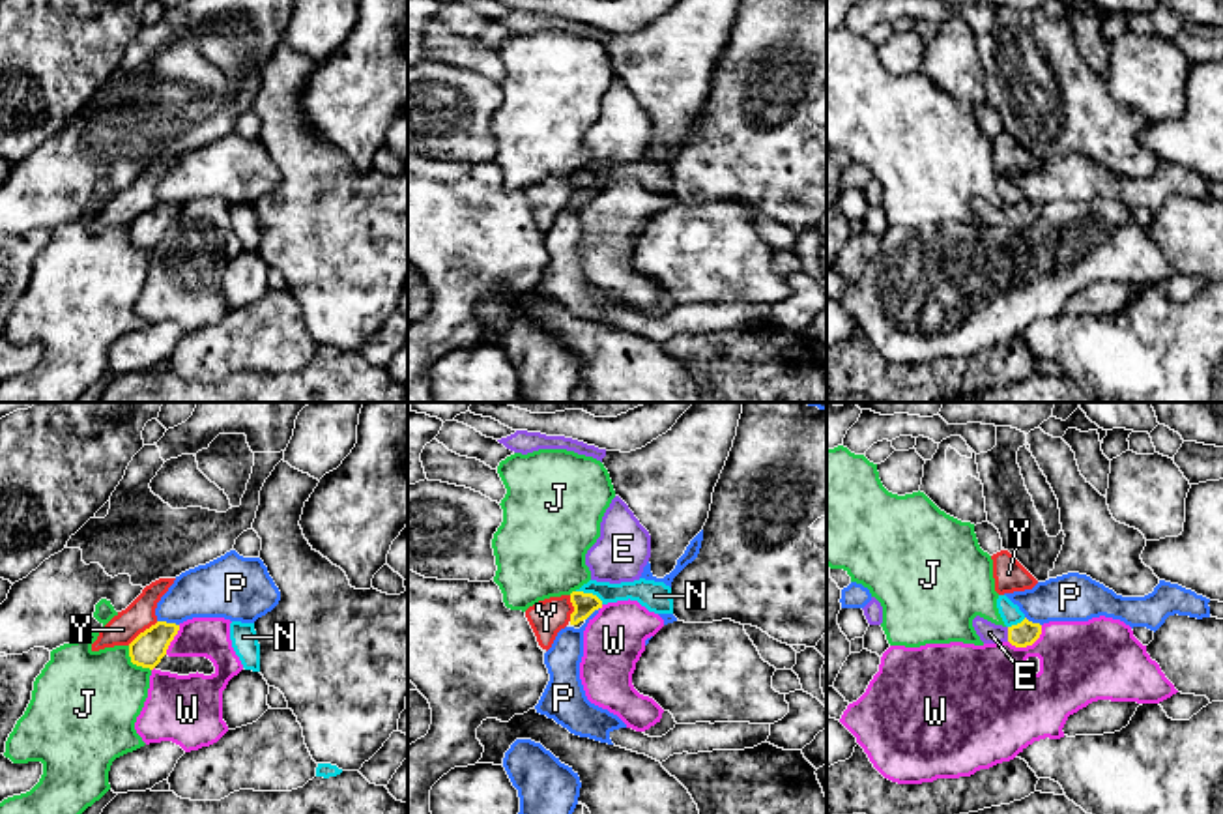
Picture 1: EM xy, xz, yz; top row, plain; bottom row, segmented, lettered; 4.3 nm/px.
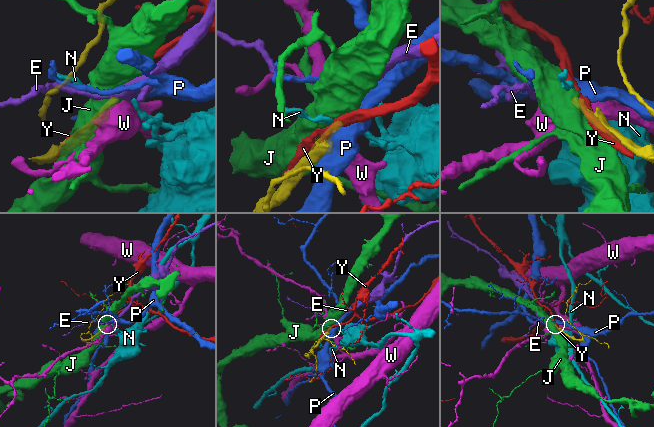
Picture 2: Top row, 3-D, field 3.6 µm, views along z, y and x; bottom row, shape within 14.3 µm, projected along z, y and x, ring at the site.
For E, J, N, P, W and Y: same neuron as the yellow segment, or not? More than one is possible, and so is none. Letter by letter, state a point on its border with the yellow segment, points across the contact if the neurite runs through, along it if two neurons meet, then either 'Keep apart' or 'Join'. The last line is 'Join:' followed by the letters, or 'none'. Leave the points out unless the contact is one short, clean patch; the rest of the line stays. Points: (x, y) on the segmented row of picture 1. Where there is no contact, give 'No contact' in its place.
E: Touches yellow at yz (1008, 635). Path across: yz (1025, 633), (1008, 635), (990, 633). Join
J: Touches yellow at xy (133, 663). Keep apart
N: Touches yellow at xz (589, 594). Boundary: xz (576, 590), (589, 592), (603, 603). Keep apart
P: Touches yellow at xy (169, 624). Boundary: xy (158, 620), (178, 625). Keep apart
W: Touches yellow at yz (1029, 644). Keep apart
Y: Touches yellow at xy (144, 631). Keep apart
Join: E

